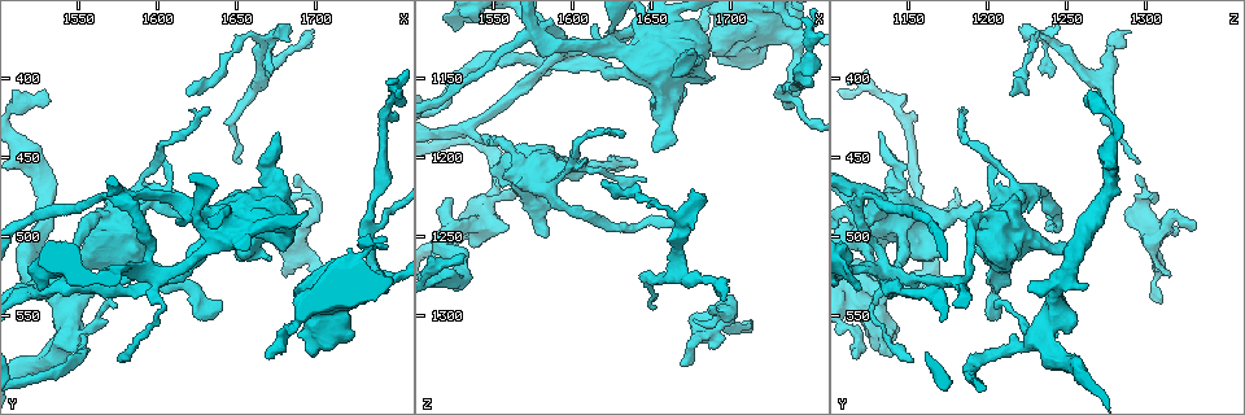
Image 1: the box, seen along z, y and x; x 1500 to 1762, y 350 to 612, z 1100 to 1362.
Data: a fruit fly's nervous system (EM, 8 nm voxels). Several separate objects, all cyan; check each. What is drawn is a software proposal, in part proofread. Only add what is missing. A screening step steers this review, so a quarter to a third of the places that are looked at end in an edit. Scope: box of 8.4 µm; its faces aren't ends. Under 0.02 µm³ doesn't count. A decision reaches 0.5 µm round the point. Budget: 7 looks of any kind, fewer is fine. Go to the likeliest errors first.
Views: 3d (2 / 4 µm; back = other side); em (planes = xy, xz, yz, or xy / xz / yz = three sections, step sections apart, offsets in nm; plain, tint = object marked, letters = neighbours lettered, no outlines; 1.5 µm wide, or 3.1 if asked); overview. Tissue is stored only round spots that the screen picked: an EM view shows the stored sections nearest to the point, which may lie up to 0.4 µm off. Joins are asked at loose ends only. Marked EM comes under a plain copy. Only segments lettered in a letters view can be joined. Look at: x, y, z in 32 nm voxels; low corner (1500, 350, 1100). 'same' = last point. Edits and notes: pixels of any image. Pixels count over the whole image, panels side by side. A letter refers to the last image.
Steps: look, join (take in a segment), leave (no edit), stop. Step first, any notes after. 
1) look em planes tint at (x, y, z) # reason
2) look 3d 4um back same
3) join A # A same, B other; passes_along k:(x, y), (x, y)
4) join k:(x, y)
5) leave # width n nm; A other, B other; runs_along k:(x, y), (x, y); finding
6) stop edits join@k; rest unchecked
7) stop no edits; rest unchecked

look 3d 2um at (1528, 418, 1262)

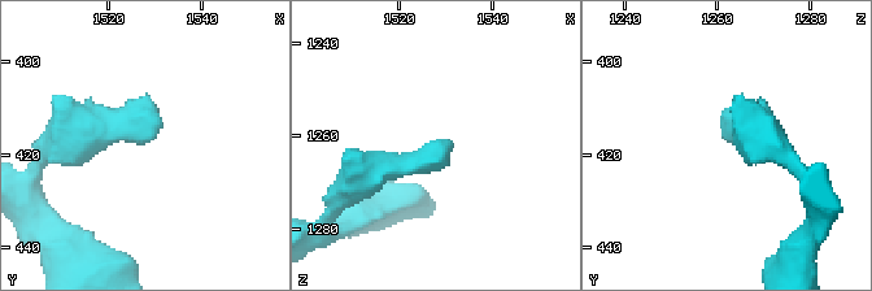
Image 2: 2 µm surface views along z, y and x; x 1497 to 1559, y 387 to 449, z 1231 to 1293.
look em planes letters at (1530, 417, 1261) # now the EM

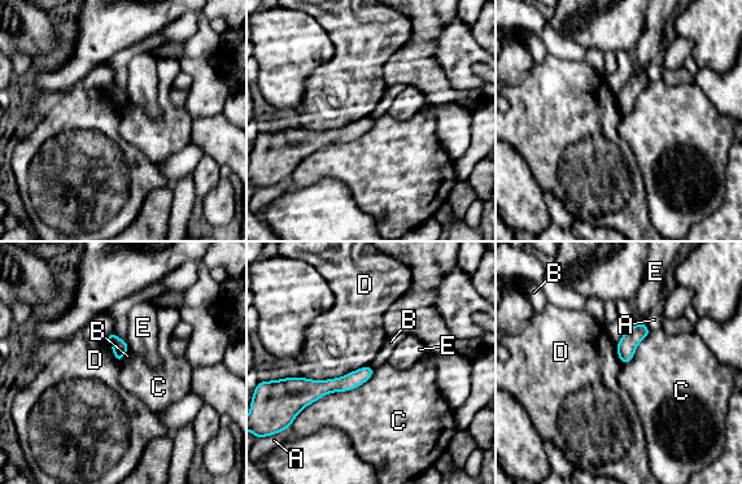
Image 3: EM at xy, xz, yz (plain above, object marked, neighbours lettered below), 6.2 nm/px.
leave # A other, B other, C other, D other, E other; border 3:(374, 369), (296, 415); no lettered segment goes on from it

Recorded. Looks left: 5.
look em yz step 4 letters at (1712, 542, 1310) # thin end

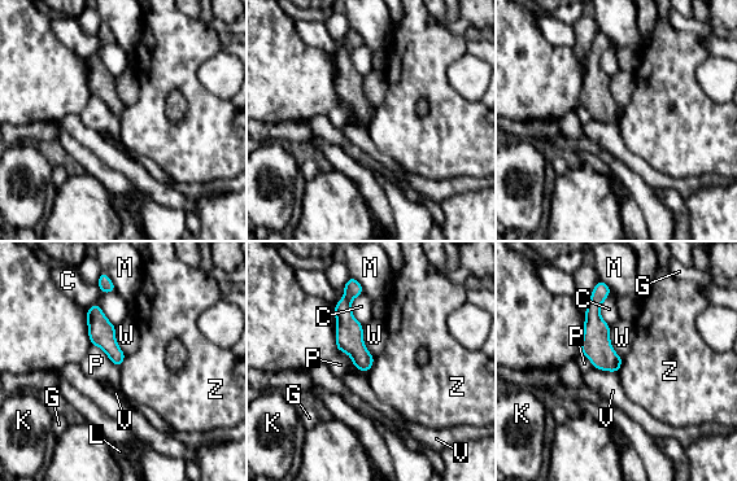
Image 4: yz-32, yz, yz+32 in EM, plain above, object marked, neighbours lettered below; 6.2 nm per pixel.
look em planes letters same # cut it another way

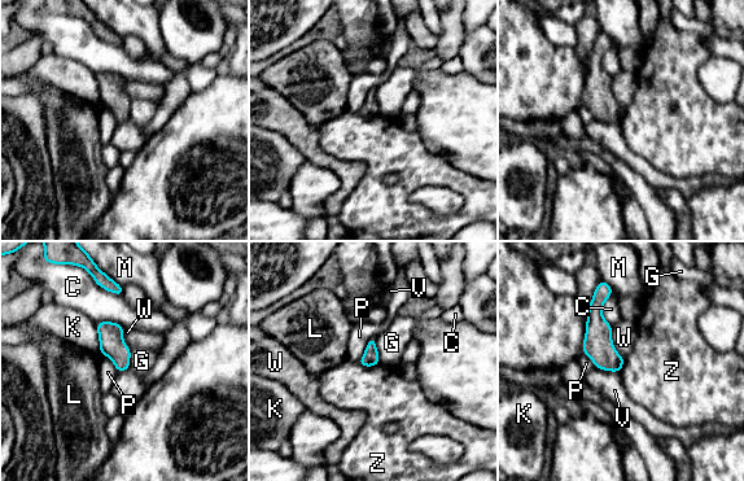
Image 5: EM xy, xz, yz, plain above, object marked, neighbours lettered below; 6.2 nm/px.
leave # longest_contact W 220 nm; C other, G other, K other, L other, M other, P other, V other, W other, Z other; none of them fits

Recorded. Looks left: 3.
look em planes tint at (1584, 504, 1250)

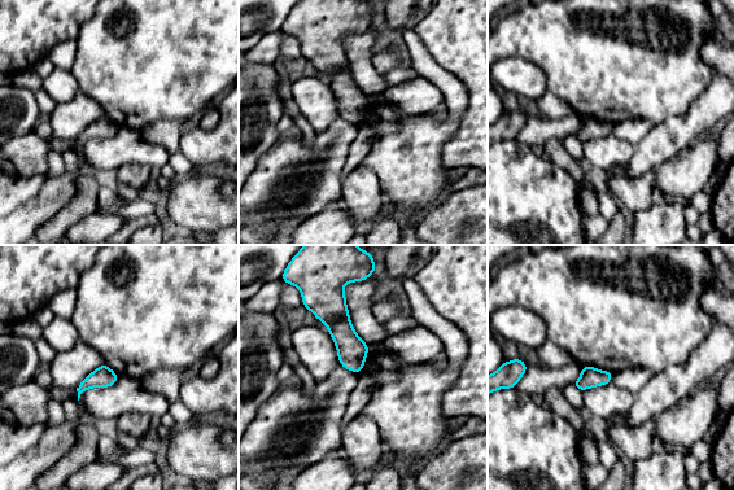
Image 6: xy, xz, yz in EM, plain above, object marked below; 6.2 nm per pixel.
look em planes letters same

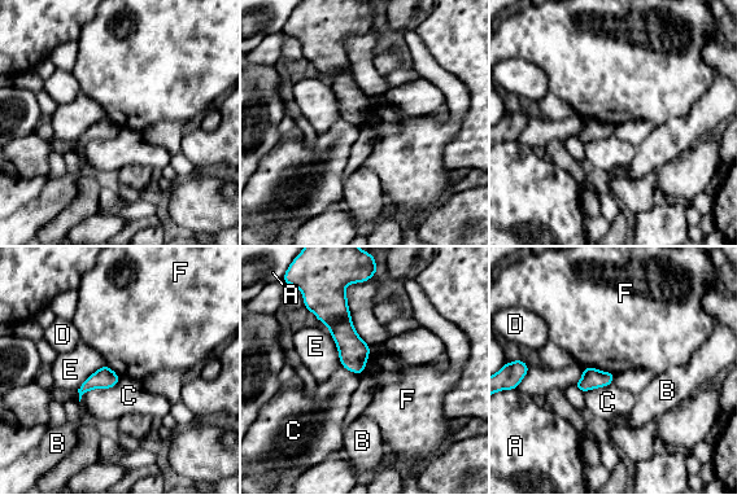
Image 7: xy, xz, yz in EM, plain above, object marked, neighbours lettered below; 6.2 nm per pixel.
leave # longest_contact C 300 nm; A other, B other, C other, D other, E other, F other; border 7:(583, 367), (594, 367), (614, 375); no lettered segment goes on from it

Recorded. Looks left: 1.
stop no edits; rest unchecked

